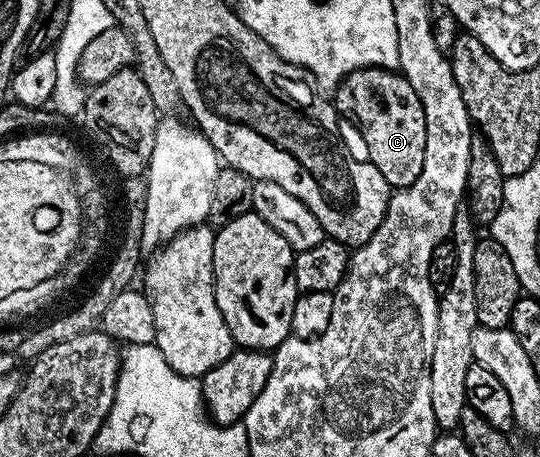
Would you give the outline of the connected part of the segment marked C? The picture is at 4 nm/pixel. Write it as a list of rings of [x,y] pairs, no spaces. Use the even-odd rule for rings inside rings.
[[[359,68],[340,81],[334,93],[334,107],[341,117],[349,116],[356,123],[364,144],[368,147],[367,159],[386,178],[389,189],[405,188],[422,174],[422,158],[426,158],[426,118],[414,86],[399,71],[387,68]]]

